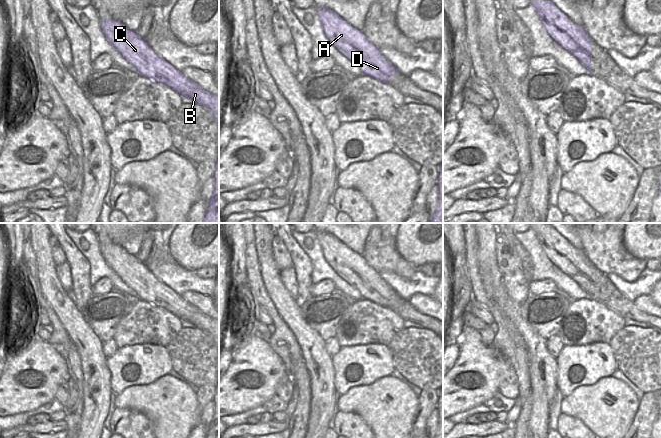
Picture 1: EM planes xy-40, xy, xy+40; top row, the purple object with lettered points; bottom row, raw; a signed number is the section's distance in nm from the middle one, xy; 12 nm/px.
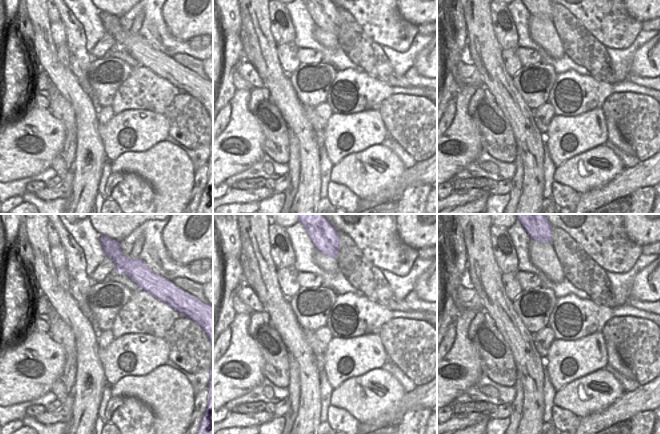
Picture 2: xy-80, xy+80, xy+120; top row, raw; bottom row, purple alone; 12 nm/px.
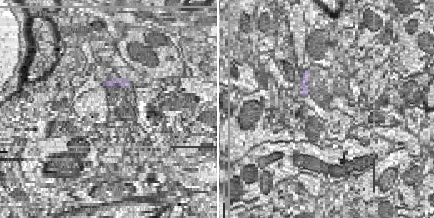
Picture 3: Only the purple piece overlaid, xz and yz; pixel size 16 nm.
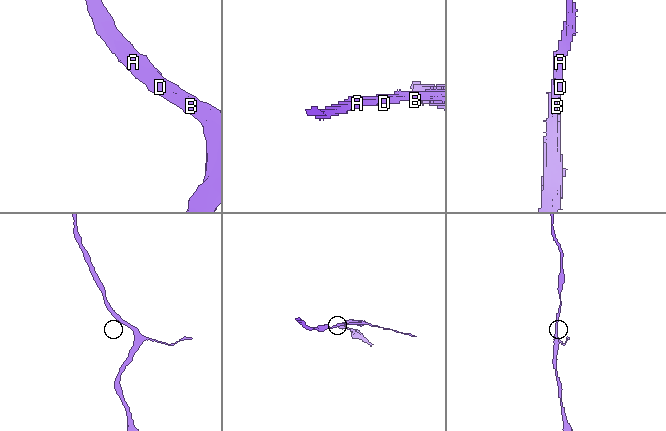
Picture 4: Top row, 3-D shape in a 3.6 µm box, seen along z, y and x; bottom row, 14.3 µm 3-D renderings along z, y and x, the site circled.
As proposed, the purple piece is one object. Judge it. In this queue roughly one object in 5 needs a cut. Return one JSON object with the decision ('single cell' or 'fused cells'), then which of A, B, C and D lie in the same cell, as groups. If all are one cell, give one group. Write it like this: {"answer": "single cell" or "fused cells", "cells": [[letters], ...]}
{"answer": "single cell", "cells": [["A", "B", "C", "D"]]}

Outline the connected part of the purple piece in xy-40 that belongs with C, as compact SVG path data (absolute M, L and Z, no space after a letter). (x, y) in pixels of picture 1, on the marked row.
M100 20L100 27L107 41L135 67L139 75L164 84L182 97L194 100L196 104L207 108L214 115L219 127L219 96L189 80L182 72L159 57L145 39L122 22Z

